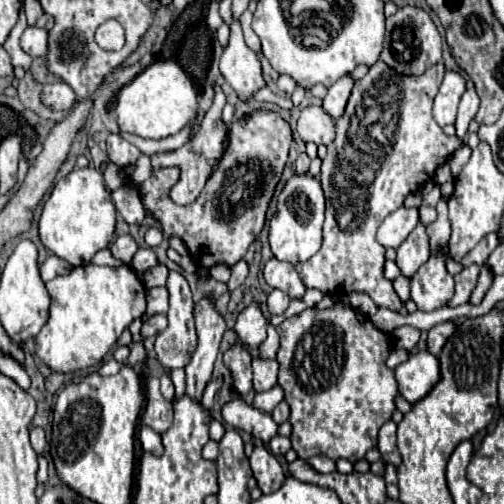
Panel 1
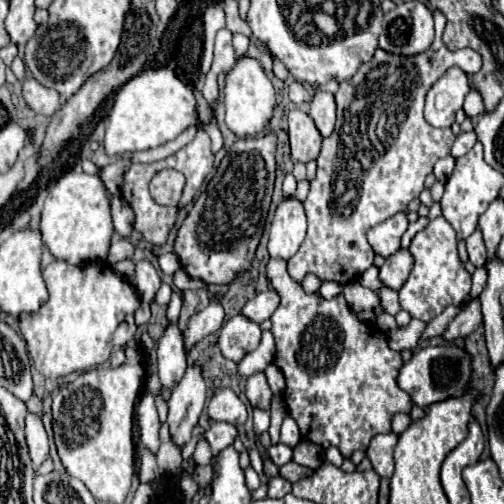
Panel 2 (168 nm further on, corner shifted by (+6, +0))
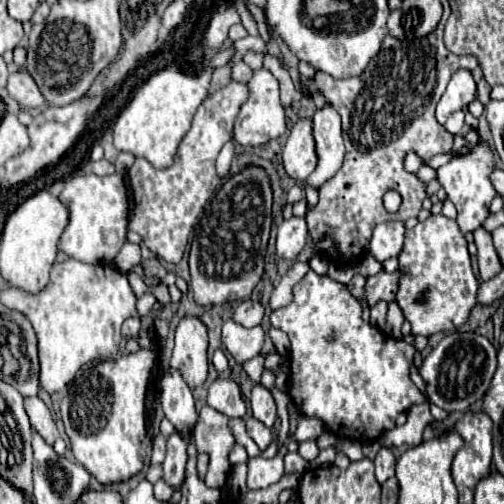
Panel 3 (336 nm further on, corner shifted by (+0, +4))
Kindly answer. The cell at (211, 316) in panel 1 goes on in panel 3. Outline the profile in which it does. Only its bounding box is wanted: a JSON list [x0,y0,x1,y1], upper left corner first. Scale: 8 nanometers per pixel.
[162,432,188,490]

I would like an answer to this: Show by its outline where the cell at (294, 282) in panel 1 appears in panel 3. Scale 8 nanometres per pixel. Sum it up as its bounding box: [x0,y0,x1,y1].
[270,270,424,440]

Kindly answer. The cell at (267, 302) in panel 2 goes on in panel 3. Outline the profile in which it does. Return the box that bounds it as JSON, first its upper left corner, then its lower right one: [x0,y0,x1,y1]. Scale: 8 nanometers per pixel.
[234,300,264,328]

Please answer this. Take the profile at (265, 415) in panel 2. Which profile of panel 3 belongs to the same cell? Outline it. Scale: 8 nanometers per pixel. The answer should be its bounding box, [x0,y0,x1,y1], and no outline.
[246,418,272,450]

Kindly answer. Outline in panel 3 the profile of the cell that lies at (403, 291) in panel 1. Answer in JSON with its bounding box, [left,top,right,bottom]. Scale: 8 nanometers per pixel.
[386,302,404,340]

